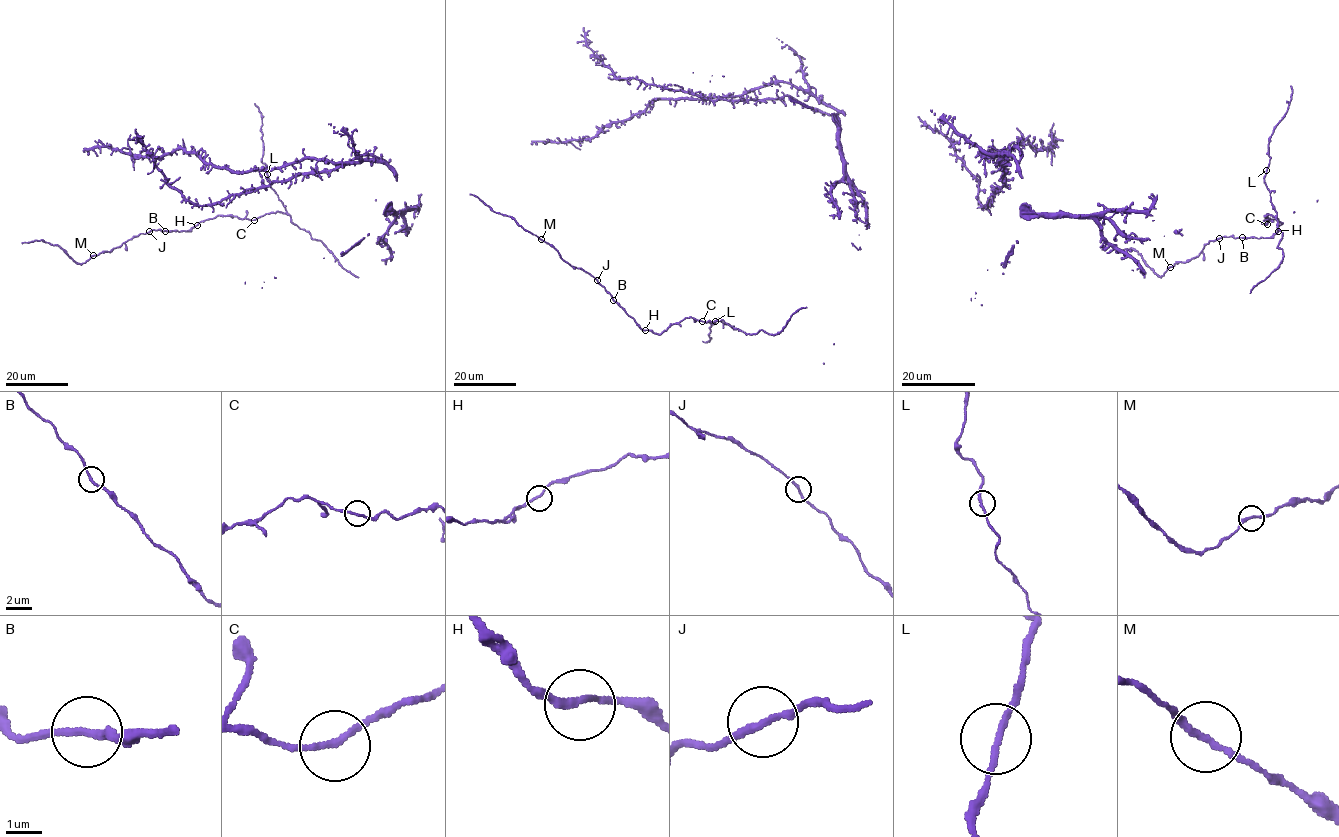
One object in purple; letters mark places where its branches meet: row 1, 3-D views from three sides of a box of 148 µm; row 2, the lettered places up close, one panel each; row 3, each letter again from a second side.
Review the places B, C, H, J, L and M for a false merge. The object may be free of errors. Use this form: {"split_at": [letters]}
{"split_at": []}

